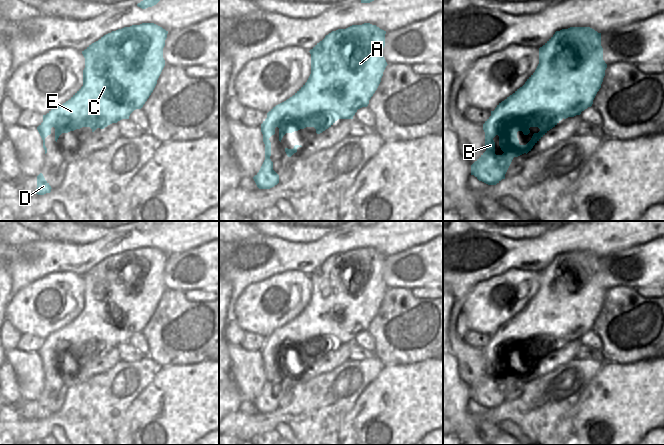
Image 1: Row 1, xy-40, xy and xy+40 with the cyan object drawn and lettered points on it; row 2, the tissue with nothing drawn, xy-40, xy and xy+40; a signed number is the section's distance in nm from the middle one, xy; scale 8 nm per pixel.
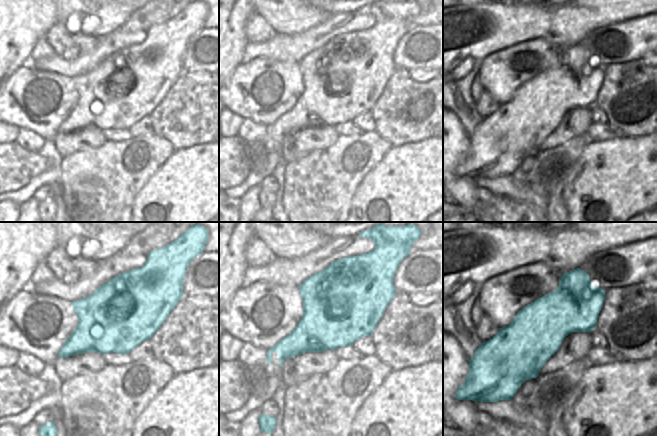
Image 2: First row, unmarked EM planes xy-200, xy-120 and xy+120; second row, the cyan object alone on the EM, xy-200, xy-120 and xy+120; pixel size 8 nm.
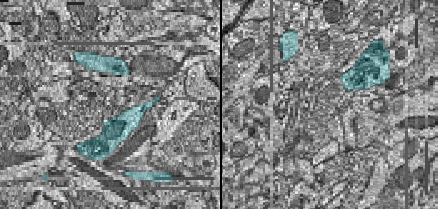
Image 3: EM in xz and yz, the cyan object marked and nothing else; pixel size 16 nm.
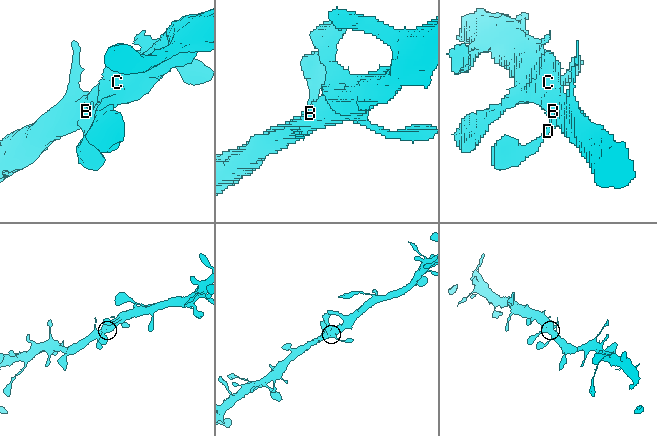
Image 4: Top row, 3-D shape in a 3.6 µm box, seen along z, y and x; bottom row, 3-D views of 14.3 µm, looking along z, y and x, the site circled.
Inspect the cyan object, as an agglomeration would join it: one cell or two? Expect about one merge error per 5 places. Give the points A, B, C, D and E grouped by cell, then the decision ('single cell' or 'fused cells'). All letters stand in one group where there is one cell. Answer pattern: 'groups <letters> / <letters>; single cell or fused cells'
groups A B C D E; single cell

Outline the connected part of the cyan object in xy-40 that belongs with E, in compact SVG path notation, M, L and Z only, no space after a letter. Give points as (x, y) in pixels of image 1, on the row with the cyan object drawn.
M154 23L132 25L104 35L82 51L85 58L83 86L68 101L54 107L46 115L43 115L43 122L37 127L43 140L45 154L47 153L45 138L51 134L52 127L55 128L55 141L57 142L62 133L68 133L82 127L90 127L92 132L97 128L104 129L112 123L117 123L122 119L129 119L134 110L141 109L153 92L165 66L163 48L167 34L168 31Z

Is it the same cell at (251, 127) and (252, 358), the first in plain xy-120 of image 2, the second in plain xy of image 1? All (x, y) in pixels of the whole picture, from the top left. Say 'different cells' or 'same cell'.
different cells

